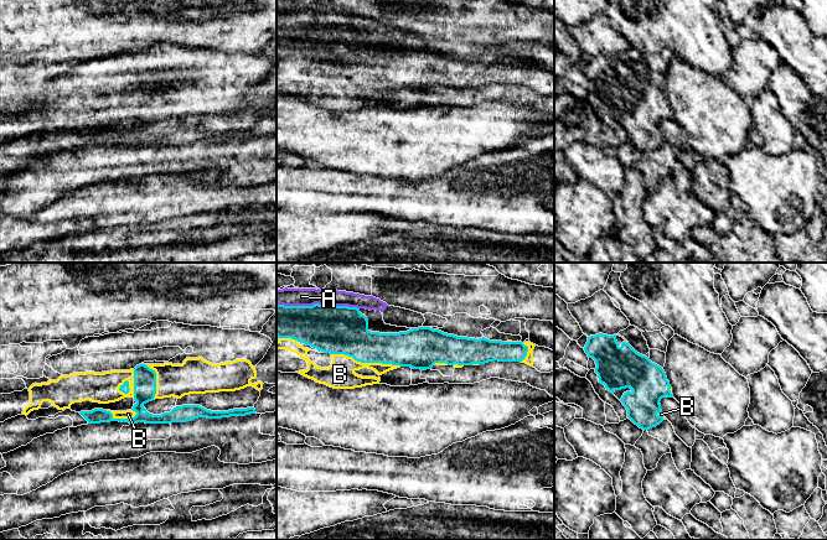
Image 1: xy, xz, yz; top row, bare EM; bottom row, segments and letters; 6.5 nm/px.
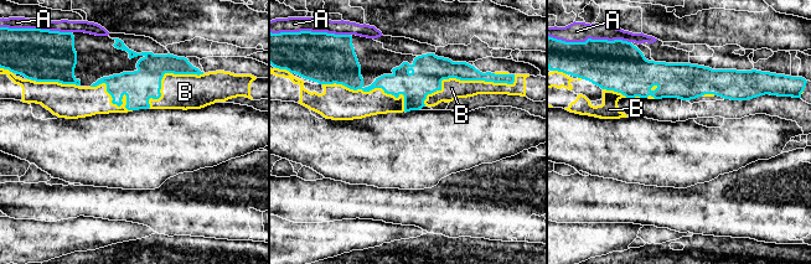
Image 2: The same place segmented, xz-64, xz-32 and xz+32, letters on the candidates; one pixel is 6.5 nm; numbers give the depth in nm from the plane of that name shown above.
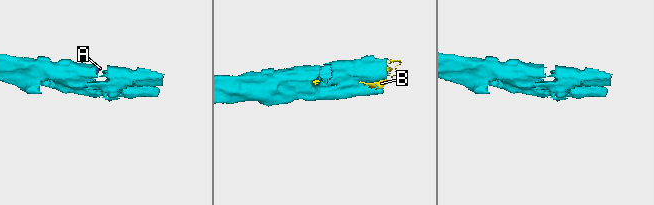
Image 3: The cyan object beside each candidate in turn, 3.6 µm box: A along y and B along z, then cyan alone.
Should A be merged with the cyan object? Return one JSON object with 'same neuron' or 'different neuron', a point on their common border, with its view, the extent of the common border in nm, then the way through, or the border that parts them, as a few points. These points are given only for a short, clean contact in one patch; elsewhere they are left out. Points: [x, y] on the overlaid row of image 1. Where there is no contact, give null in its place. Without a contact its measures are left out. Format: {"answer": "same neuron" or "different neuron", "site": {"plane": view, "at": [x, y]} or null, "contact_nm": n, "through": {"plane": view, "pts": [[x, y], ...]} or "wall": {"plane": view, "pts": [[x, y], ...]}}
{"answer": "same neuron", "site": {"plane": "xz", "at": [318, 304]}, "contact_nm": 550}

